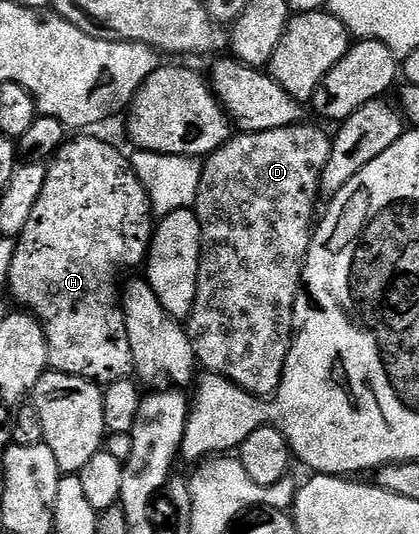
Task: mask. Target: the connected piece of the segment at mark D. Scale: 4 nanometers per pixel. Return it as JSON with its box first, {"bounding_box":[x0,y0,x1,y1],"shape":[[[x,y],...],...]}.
{"bounding_box":[188,125,331,399],"shape":[[[306,125],[276,128],[272,132],[256,132],[255,134],[235,133],[229,142],[224,143],[215,154],[209,155],[205,159],[200,180],[200,192],[192,207],[202,225],[202,255],[200,256],[200,272],[196,284],[196,300],[188,319],[188,333],[190,343],[194,345],[194,357],[197,365],[203,371],[224,376],[228,381],[235,382],[245,393],[252,394],[256,398],[269,399],[278,391],[278,385],[284,372],[284,364],[288,360],[290,343],[294,340],[296,329],[294,305],[300,297],[302,270],[306,266],[310,236],[316,225],[314,205],[320,202],[318,189],[324,172],[324,164],[328,164],[331,139],[320,127]]]}

